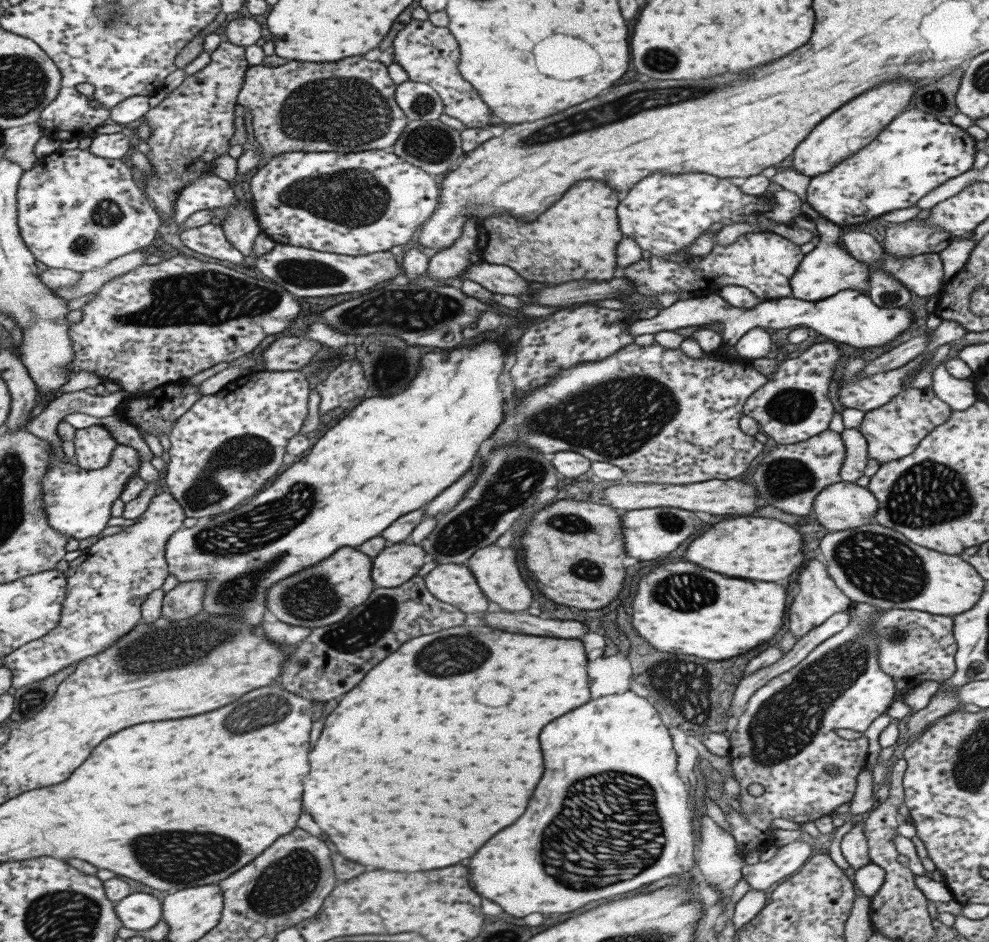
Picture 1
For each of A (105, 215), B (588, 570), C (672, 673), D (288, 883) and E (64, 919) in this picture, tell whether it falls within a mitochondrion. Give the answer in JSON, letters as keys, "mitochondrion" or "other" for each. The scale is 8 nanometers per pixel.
{"A":"mitochondrion","B":"mitochondrion","C":"mitochondrion","D":"mitochondrion","E":"mitochondrion"}

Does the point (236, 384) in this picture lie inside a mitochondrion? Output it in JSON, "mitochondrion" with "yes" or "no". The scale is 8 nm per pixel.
{"mitochondrion":"no"}

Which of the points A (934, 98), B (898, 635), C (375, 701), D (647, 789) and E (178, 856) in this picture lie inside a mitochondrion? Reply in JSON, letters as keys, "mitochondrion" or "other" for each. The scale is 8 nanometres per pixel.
{"A":"mitochondrion","B":"mitochondrion","C":"other","D":"mitochondrion","E":"mitochondrion"}

